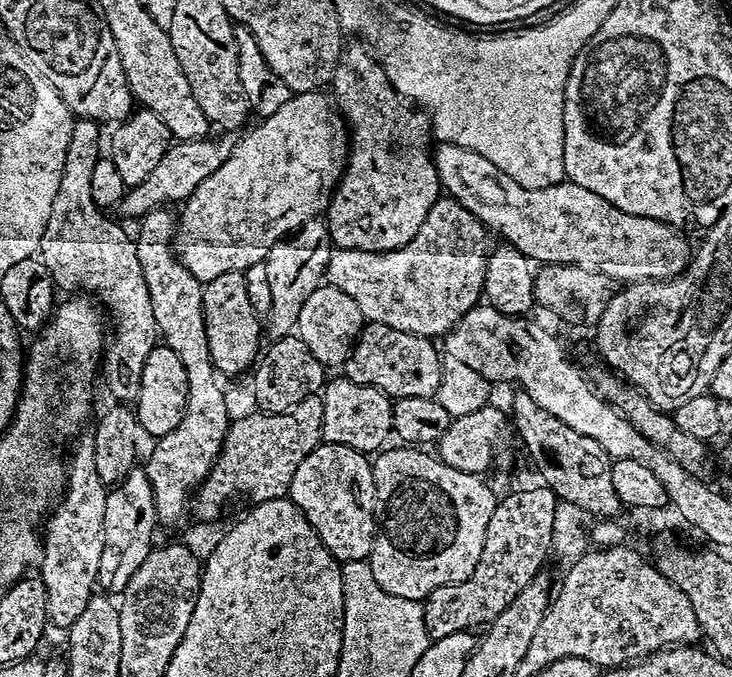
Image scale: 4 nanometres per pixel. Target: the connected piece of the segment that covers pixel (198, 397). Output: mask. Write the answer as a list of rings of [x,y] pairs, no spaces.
[[[167,207],[155,208],[146,213],[139,221],[141,232],[135,237],[138,250],[138,262],[142,262],[142,272],[146,274],[146,282],[150,290],[150,300],[154,306],[156,321],[160,327],[160,336],[167,347],[172,348],[182,358],[188,374],[188,406],[182,422],[170,434],[159,437],[154,453],[147,458],[144,469],[155,488],[155,508],[157,521],[172,528],[182,525],[190,514],[192,491],[195,491],[208,479],[216,464],[220,451],[224,449],[224,440],[228,436],[228,428],[234,419],[234,412],[228,409],[228,396],[220,385],[221,377],[212,362],[210,342],[204,317],[204,284],[194,276],[187,264],[180,259],[174,241],[178,236],[178,220],[168,213]]]

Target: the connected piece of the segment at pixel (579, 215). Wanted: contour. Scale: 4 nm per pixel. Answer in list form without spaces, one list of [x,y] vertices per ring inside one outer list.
[[[447,142],[439,146],[441,148],[437,149],[436,161],[443,191],[452,199],[466,205],[485,225],[493,229],[496,227],[507,243],[522,250],[522,254],[526,254],[534,262],[541,262],[546,266],[577,264],[580,268],[603,272],[613,279],[620,278],[622,282],[670,280],[679,276],[692,263],[693,245],[688,245],[688,240],[680,233],[683,231],[679,227],[654,218],[626,214],[626,210],[618,210],[618,206],[594,194],[594,190],[586,190],[586,186],[571,182],[551,184],[545,188],[527,188],[510,178],[510,174],[506,174],[494,162],[490,162],[490,158],[474,150]]]

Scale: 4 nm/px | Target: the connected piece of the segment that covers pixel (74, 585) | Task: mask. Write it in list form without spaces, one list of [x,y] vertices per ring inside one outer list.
[[[86,442],[80,448],[80,456],[70,460],[68,470],[67,490],[59,506],[49,515],[44,526],[44,555],[41,556],[40,578],[48,588],[48,612],[53,625],[56,624],[61,630],[71,628],[72,623],[80,614],[85,612],[86,606],[95,595],[94,586],[104,570],[106,540],[105,516],[106,502],[108,501],[109,489],[101,478],[97,462],[95,461],[95,446],[92,442]]]

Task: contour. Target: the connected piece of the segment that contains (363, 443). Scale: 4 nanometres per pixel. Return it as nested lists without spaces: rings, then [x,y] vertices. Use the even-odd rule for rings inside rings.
[[[337,375],[337,380],[329,379],[322,389],[324,402],[325,444],[341,444],[365,454],[383,449],[393,439],[393,397],[374,386],[359,384],[347,376]]]

